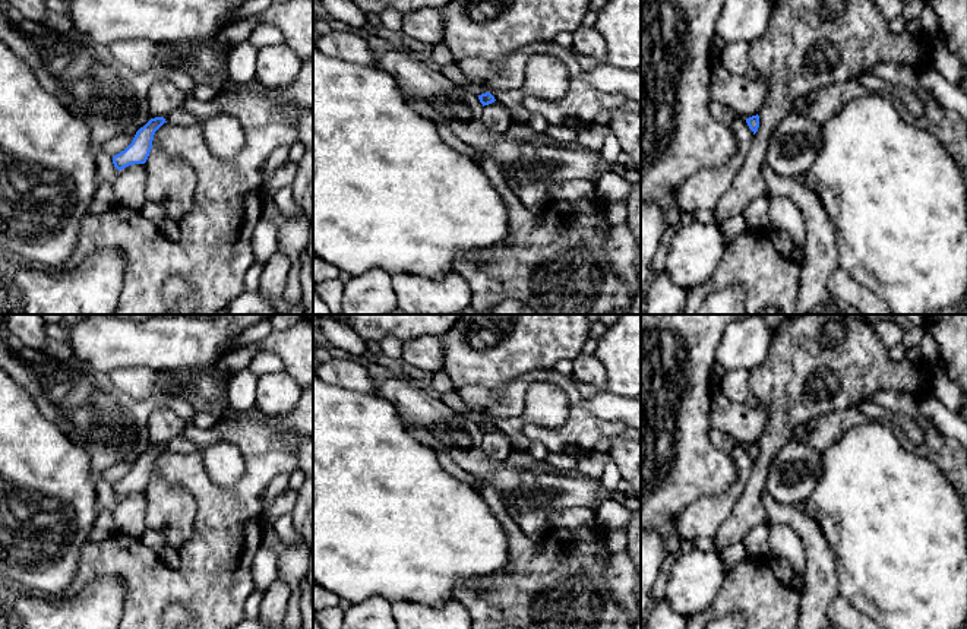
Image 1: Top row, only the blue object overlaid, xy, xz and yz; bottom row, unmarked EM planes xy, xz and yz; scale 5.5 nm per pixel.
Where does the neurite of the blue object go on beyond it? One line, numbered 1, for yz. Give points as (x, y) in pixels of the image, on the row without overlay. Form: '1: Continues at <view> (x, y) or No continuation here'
1: No continuation here

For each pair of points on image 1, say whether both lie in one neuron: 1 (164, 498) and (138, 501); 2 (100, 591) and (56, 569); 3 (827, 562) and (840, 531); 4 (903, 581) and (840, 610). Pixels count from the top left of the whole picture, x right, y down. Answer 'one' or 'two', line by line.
1: two
2: two
3: two
4: two

